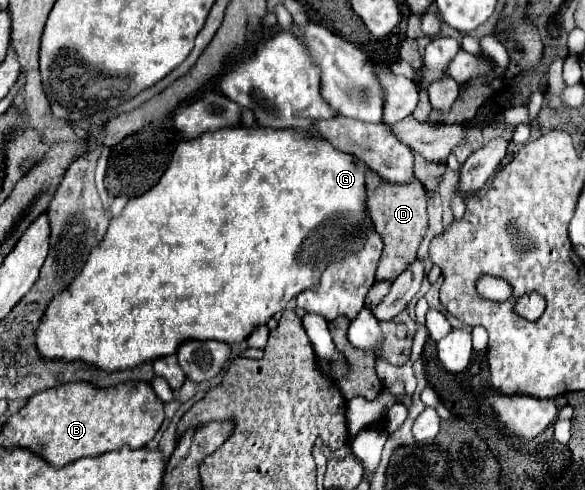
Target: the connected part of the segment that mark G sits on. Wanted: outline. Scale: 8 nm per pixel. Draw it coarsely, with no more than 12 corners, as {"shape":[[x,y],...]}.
{"shape":[[180,142],[36,332],[106,372],[242,342],[364,248],[364,162]]}

